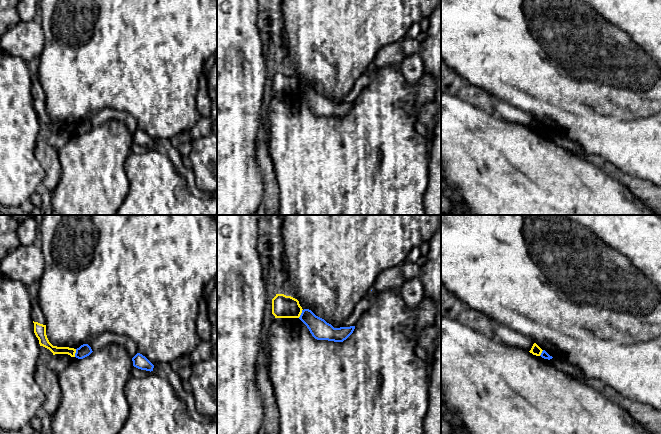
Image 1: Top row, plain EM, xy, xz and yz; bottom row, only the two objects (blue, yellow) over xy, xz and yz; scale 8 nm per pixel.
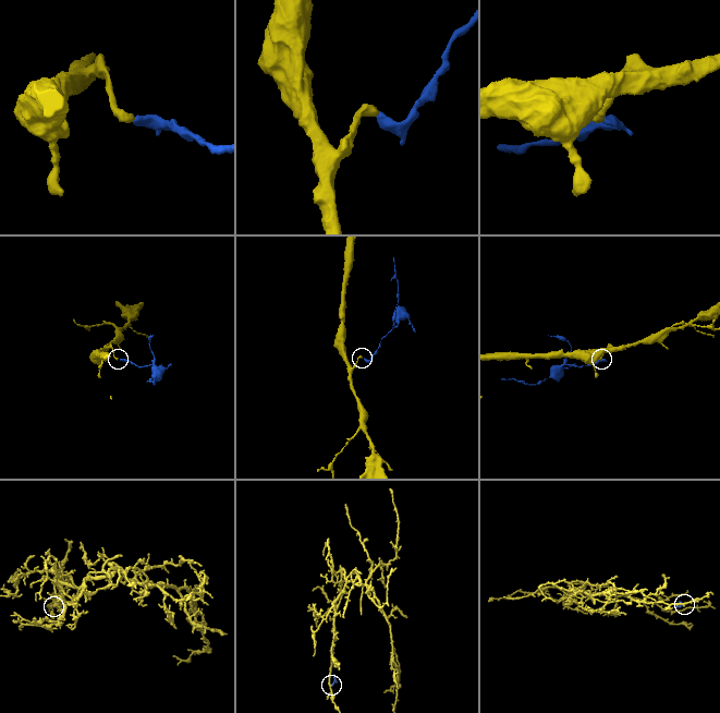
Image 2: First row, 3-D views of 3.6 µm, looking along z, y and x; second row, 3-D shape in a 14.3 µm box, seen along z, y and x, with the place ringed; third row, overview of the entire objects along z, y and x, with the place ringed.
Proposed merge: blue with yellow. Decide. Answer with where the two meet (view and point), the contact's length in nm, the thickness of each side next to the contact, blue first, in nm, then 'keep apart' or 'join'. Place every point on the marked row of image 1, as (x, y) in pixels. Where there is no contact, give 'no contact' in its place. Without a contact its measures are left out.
contact xz (301, 313); length 80 nm; calibres 160 and 180 nm; keep apart

